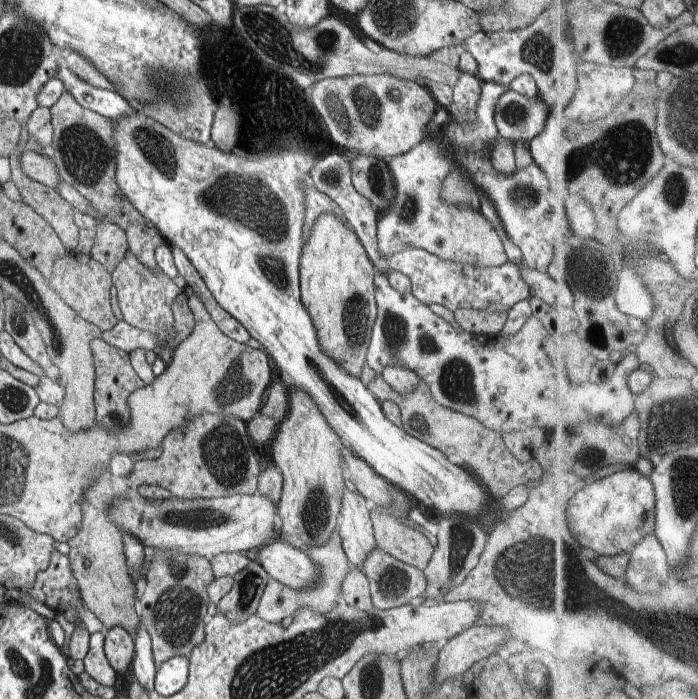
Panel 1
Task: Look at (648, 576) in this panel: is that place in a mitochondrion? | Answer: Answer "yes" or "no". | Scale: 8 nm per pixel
yes

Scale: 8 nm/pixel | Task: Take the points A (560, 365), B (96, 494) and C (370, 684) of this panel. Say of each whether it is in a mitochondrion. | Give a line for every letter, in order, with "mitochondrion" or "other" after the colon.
A: other
B: other
C: mitochondrion

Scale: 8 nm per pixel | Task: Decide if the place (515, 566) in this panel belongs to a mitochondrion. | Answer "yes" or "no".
yes

